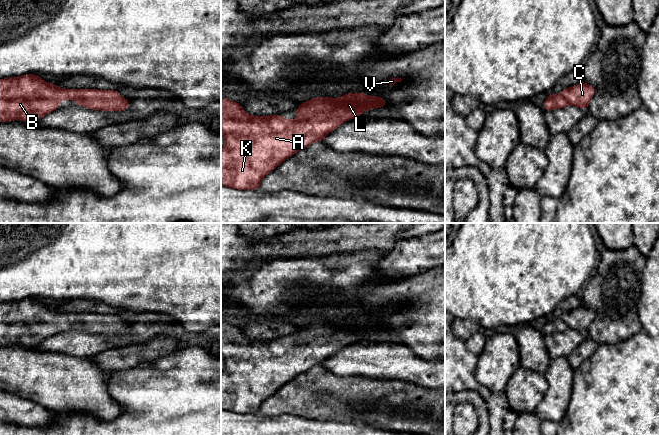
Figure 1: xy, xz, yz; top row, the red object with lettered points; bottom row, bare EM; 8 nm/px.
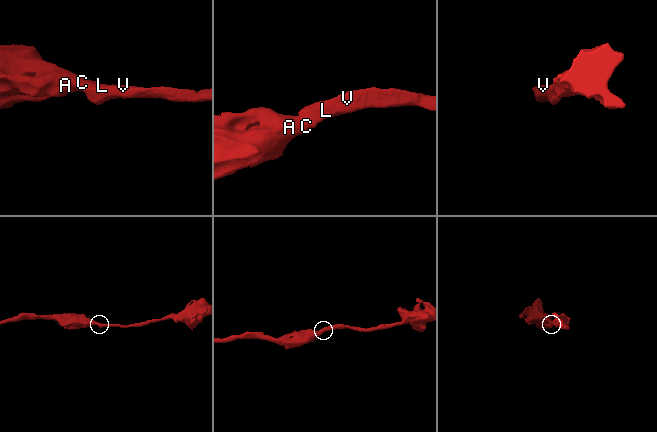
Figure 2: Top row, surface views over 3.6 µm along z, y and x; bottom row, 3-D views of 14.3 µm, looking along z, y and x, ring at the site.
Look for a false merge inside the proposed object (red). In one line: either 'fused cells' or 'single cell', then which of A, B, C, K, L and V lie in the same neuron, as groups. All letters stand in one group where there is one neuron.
single cell; A B C K L V

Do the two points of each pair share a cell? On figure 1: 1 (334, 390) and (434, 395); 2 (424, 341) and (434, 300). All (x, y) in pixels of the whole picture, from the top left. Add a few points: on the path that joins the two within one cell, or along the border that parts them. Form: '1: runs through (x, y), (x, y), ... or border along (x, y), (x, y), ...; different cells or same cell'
1: runs through (359, 395), (409, 395); same cell
2: runs through (433, 331), (434, 310); same cell

